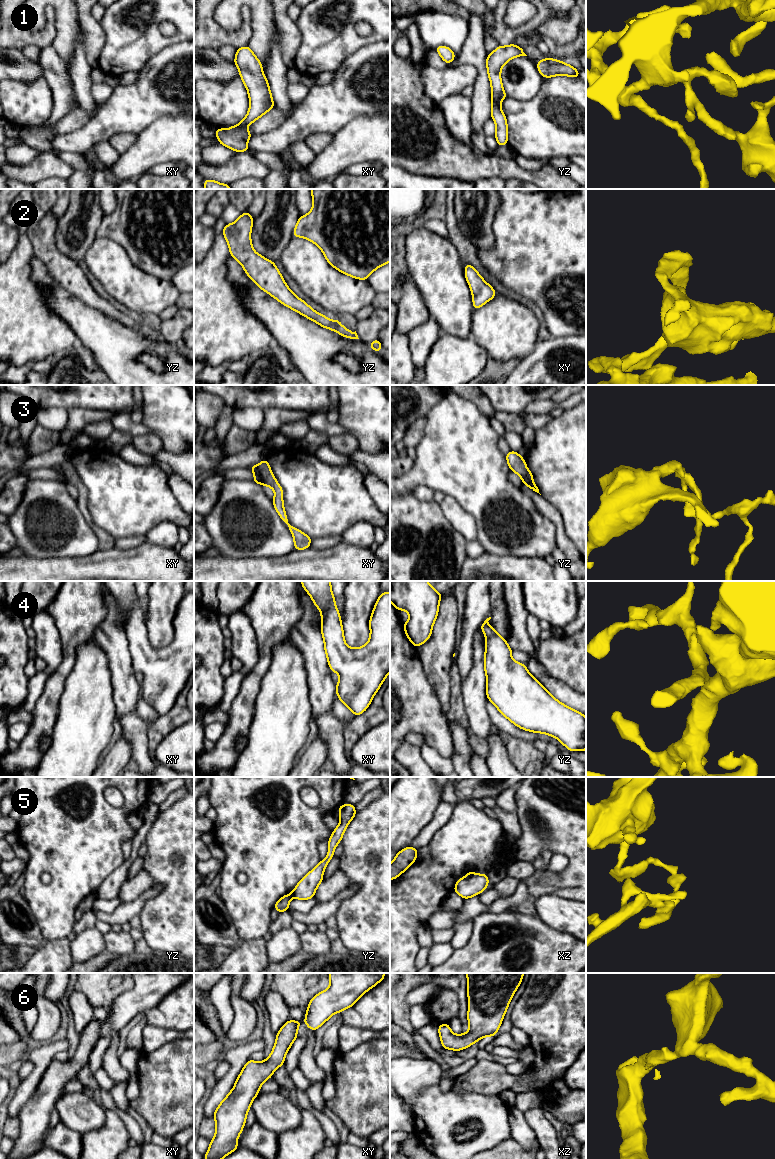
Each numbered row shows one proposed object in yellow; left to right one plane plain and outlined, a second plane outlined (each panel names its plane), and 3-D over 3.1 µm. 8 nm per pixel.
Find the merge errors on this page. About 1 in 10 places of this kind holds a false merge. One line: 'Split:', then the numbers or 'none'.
Split: 5

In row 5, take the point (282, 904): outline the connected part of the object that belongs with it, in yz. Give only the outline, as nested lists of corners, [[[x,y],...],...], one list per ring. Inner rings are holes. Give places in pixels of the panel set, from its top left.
[[[287,894],[281,897],[274,905],[274,908],[278,913],[289,911],[289,902],[292,898],[292,894]]]

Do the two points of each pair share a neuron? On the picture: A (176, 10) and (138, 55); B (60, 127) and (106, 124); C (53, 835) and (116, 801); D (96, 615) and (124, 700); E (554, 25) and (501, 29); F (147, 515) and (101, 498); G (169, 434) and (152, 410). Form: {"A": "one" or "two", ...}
{"A": "one", "B": "two", "C": "two", "D": "two", "E": "two", "F": "one", "G": "one"}

